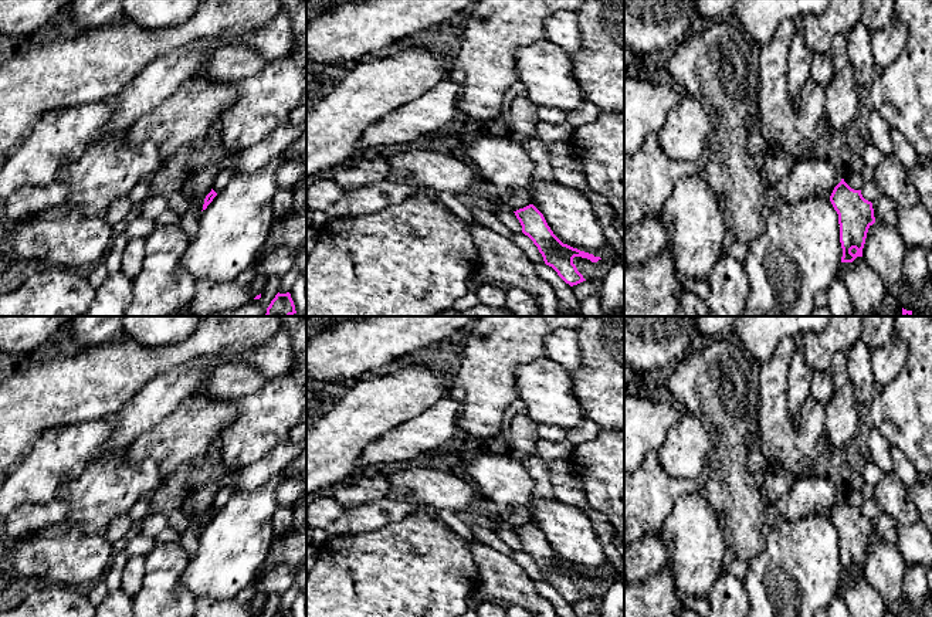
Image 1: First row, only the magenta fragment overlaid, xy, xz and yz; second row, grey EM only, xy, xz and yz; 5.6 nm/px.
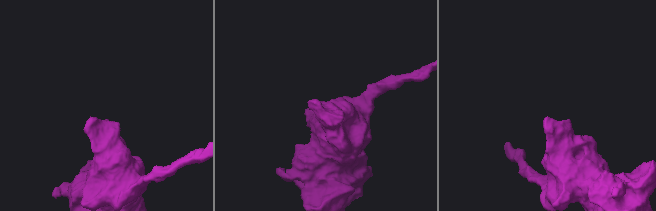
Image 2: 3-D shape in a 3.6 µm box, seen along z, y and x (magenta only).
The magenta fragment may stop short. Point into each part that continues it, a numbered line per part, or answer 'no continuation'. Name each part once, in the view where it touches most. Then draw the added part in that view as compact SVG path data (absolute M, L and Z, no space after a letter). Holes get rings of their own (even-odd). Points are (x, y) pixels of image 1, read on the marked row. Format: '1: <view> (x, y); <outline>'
no continuation

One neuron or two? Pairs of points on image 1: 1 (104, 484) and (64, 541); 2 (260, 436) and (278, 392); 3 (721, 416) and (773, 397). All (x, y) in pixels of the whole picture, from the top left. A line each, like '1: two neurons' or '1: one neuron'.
1: one neuron
2: one neuron
3: two neurons

